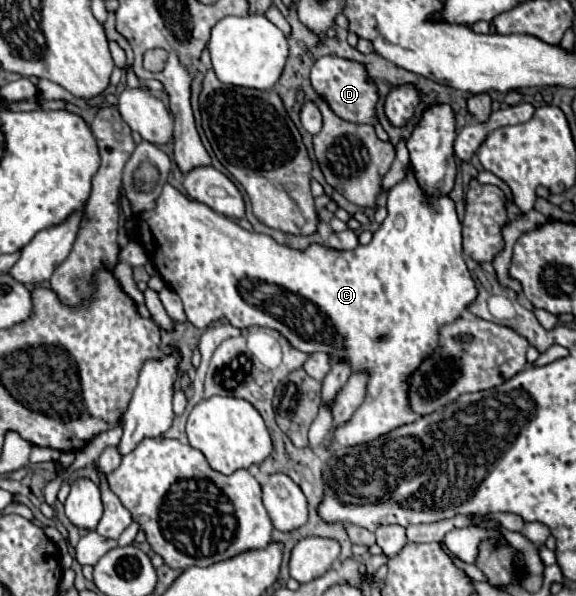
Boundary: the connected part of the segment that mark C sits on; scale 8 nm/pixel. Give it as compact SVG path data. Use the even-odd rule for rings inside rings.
M408 171L406 179L398 185L394 185L390 191L388 191L388 217L386 221L380 225L380 229L374 233L372 241L368 245L358 245L356 249L352 251L338 251L334 247L326 247L326 245L320 245L320 243L312 243L308 245L308 249L304 251L298 251L298 249L292 249L288 245L280 245L276 243L272 237L268 235L260 235L260 233L250 233L250 231L244 231L236 221L224 217L224 215L218 215L214 213L210 207L198 203L198 201L190 201L186 195L182 195L176 187L172 187L170 183L164 185L160 197L156 199L156 205L154 209L150 211L140 211L136 213L136 219L138 219L138 235L140 235L140 243L142 247L146 249L150 261L154 263L156 271L160 273L160 277L166 281L166 285L176 291L184 303L184 311L186 311L186 317L188 321L194 325L194 327L200 327L200 329L208 329L212 323L220 321L220 319L226 319L230 325L238 327L238 329L248 329L248 327L268 327L268 329L274 329L278 331L282 337L288 339L288 343L302 351L302 353L326 353L332 361L346 361L352 369L352 373L366 373L368 375L368 385L366 385L366 399L364 403L358 407L358 411L354 413L354 417L340 429L336 429L334 433L334 439L336 443L340 443L342 447L352 447L352 445L362 445L362 443L368 443L368 441L374 441L386 433L390 433L392 429L400 427L400 425L406 425L406 423L414 423L418 419L418 415L412 411L410 407L410 399L408 399L408 389L410 389L410 377L418 371L418 367L422 365L422 361L426 357L430 357L430 353L434 353L440 345L438 341L438 333L442 329L442 325L448 325L448 323L454 323L456 319L460 319L460 315L476 301L478 297L478 289L476 289L476 283L464 263L464 257L462 257L462 225L456 217L456 209L454 209L454 203L450 197L440 197L440 199L428 199L424 197L424 193L420 191L416 179L414 179L414 173Z

